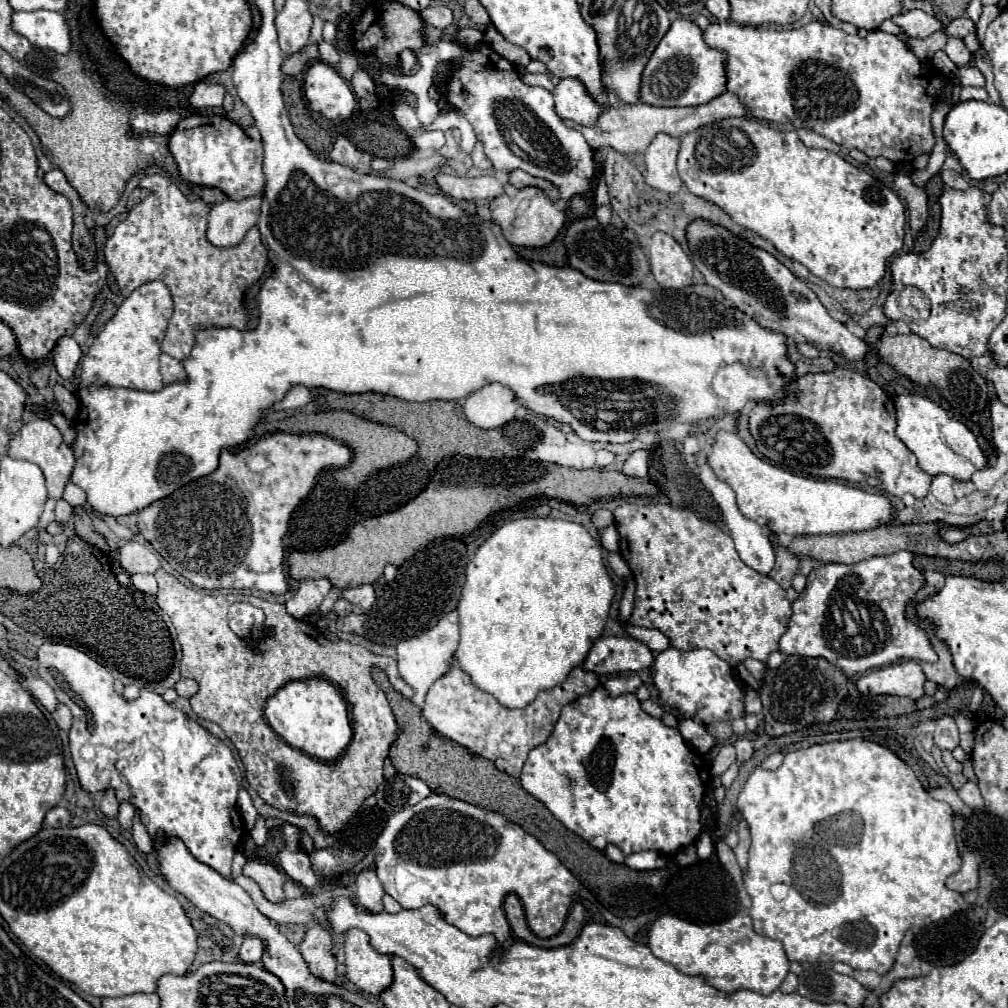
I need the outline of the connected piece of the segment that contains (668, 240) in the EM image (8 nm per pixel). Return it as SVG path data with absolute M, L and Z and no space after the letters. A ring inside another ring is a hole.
M656 232L652 236L648 260L652 276L662 288L686 288L692 284L692 260L670 234Z

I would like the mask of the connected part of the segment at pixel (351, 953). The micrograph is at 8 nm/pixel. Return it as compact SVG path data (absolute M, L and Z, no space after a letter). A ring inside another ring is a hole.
M348 930L346 942L346 976L364 994L378 996L390 988L394 972L388 956L376 954L362 930Z

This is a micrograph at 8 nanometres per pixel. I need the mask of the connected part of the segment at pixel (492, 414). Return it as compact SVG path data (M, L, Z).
M492 382L482 386L480 390L472 392L464 402L464 414L470 414L468 422L490 430L490 428L502 428L506 422L514 420L518 402L506 386Z

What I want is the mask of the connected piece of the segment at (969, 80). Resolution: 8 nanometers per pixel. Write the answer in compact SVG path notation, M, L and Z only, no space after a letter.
M976 66L962 68L962 86L984 86L984 84L986 84L986 80Z

